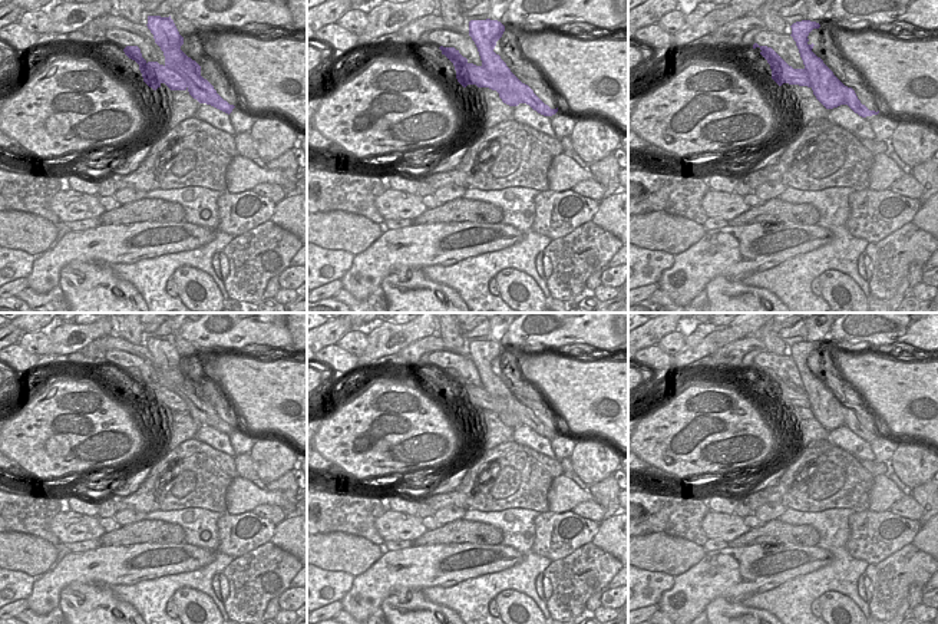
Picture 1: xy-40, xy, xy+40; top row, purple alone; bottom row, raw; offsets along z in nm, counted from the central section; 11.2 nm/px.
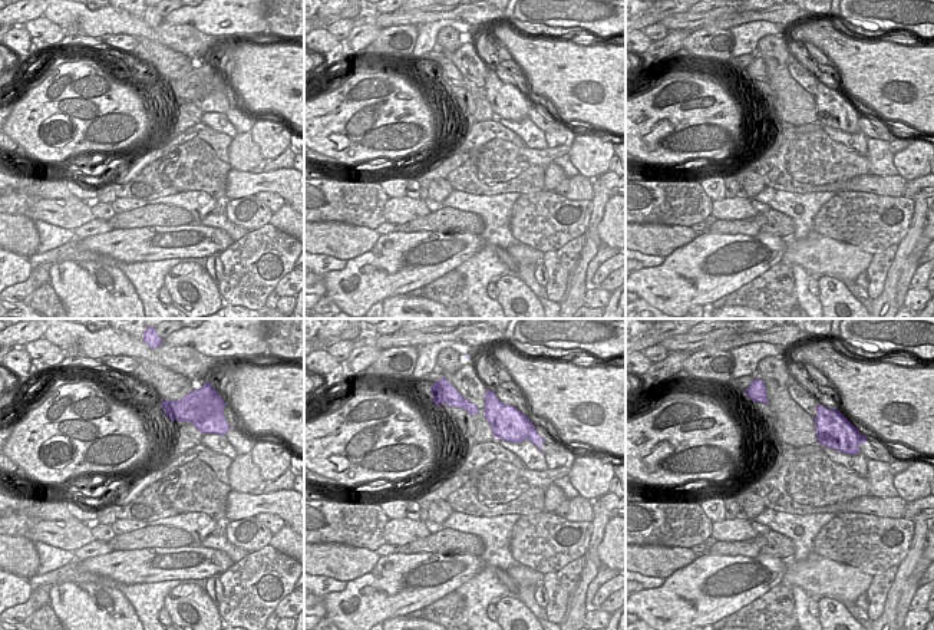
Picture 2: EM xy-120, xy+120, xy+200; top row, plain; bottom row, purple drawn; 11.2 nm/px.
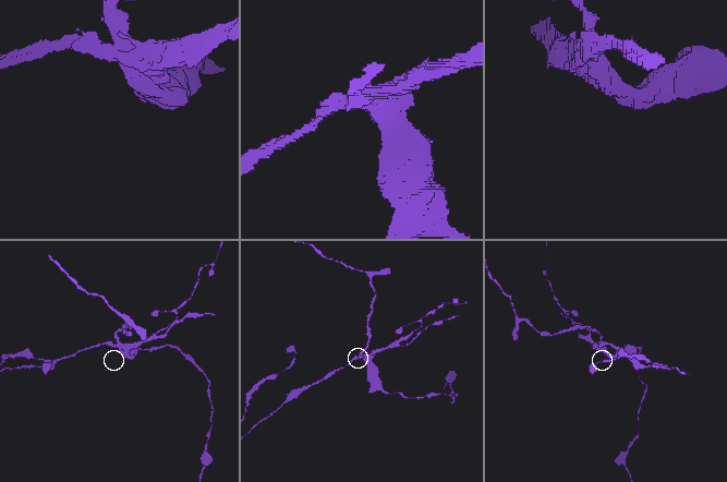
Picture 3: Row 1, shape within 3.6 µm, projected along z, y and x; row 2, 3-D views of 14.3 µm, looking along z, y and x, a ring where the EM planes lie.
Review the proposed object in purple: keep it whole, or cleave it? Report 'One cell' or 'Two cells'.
Two cells.

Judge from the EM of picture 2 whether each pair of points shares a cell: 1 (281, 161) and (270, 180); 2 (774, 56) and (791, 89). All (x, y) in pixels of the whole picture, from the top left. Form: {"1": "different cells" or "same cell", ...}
{"1": "different cells", "2": "same cell"}

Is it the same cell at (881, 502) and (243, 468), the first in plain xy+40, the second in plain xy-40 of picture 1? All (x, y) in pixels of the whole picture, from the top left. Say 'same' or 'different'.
different

